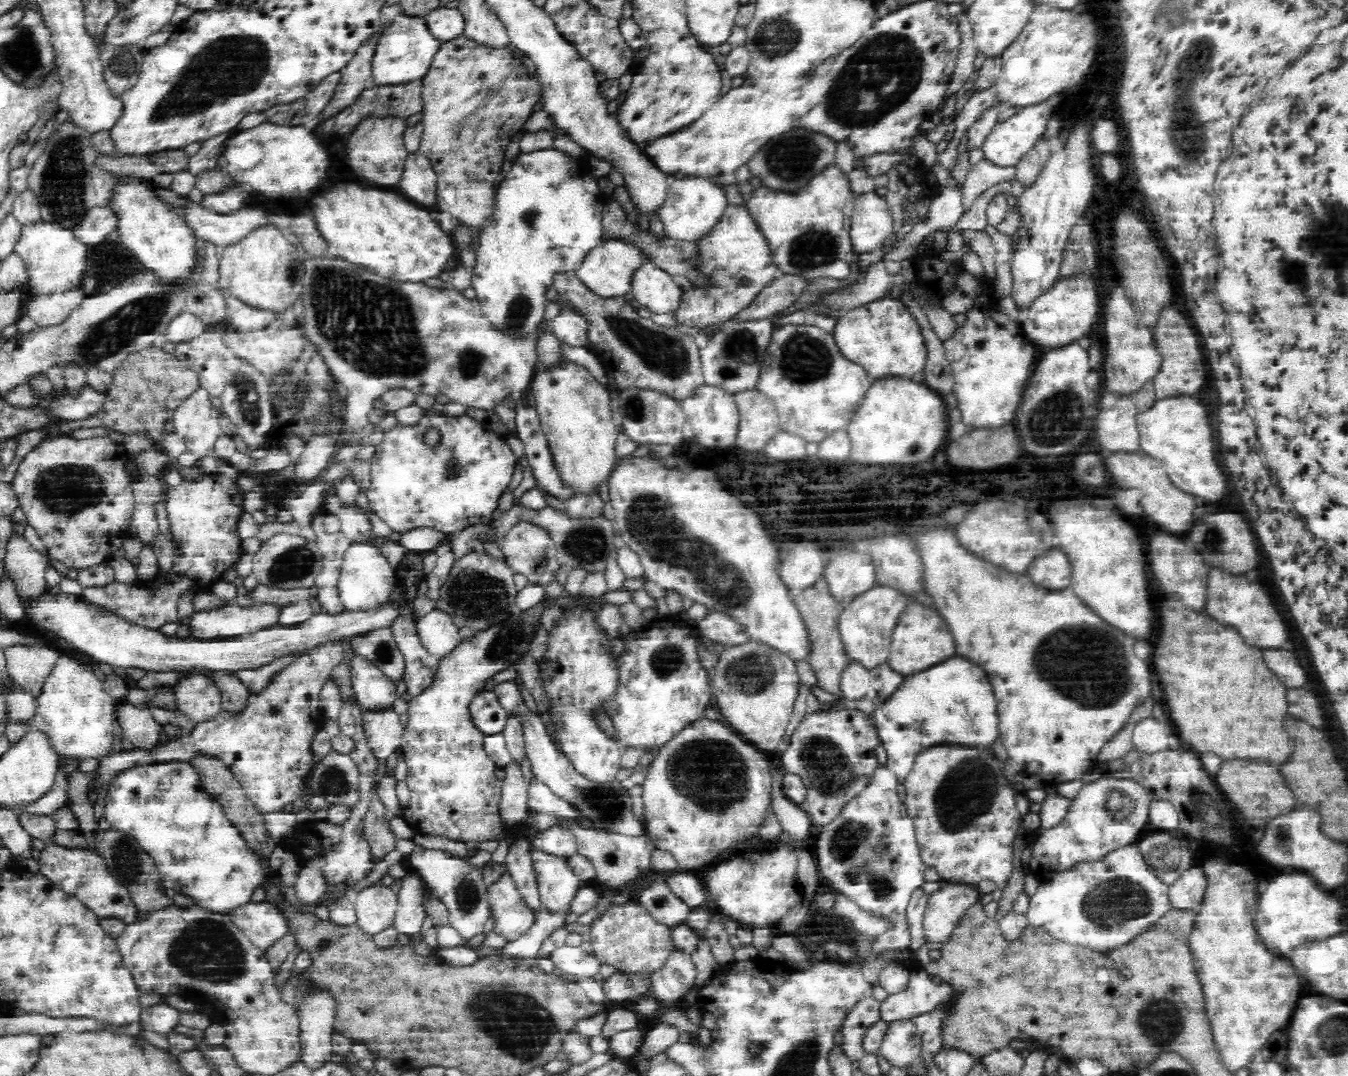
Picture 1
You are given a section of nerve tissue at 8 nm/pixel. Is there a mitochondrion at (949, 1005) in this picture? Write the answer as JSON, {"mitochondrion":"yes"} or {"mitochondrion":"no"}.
{"mitochondrion":"no"}

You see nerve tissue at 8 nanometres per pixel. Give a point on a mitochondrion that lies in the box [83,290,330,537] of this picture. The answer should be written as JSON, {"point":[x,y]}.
{"point":[247,392]}

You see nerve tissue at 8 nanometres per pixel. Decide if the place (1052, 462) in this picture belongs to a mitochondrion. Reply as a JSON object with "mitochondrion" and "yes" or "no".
{"mitochondrion":"no"}

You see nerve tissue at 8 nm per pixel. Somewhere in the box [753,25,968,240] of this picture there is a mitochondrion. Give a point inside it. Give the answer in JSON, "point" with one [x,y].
{"point":[881,75]}

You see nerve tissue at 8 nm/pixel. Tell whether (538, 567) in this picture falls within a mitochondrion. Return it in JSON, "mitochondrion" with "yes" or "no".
{"mitochondrion":"no"}

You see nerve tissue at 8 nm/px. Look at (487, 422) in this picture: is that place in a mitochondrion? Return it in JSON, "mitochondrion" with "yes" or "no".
{"mitochondrion":"no"}

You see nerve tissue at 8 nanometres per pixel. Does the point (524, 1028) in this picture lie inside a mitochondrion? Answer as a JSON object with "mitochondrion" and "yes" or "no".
{"mitochondrion":"yes"}

